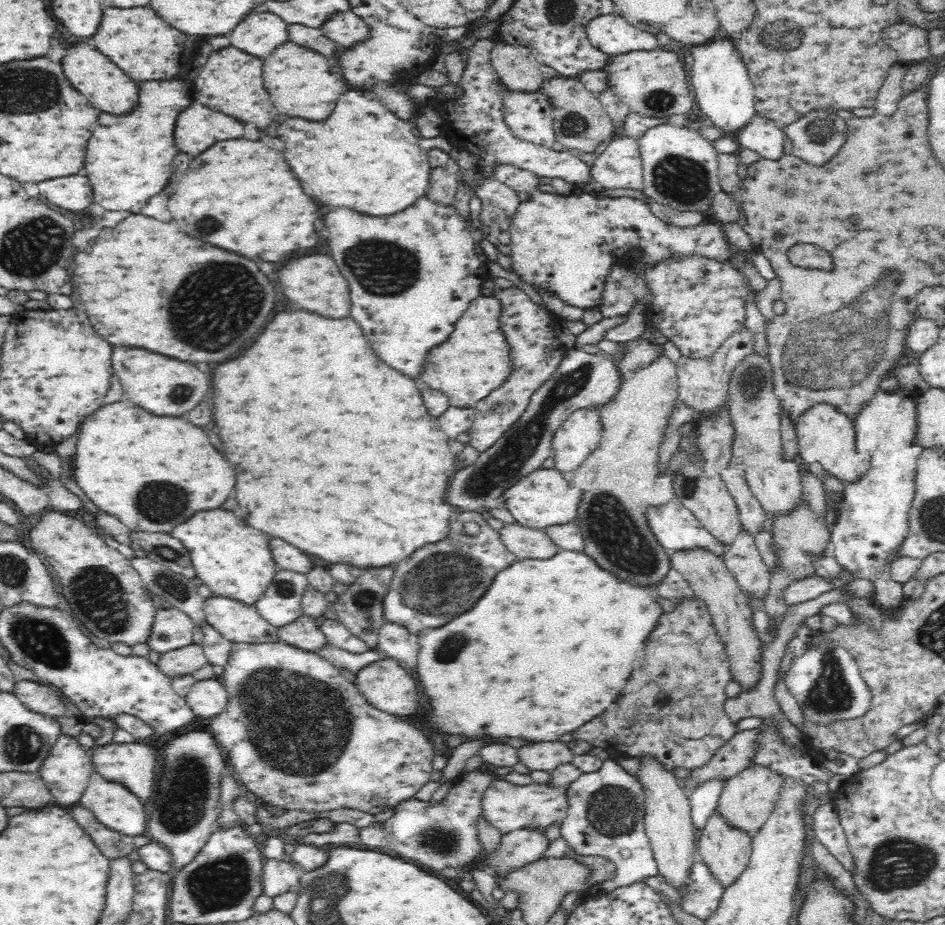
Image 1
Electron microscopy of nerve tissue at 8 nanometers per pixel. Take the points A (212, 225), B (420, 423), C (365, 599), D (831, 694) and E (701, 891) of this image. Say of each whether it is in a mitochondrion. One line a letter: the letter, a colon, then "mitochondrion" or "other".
A: mitochondrion
B: other
C: mitochondrion
D: mitochondrion
E: mitochondrion

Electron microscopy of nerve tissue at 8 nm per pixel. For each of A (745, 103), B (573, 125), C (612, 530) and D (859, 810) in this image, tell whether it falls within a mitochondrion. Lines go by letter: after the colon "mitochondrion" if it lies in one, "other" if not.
A: other
B: mitochondrion
C: mitochondrion
D: other

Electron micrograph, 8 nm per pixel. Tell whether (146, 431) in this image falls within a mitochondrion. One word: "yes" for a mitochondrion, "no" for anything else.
no

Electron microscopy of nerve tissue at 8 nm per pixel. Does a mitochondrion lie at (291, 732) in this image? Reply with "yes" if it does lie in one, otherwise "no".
yes

